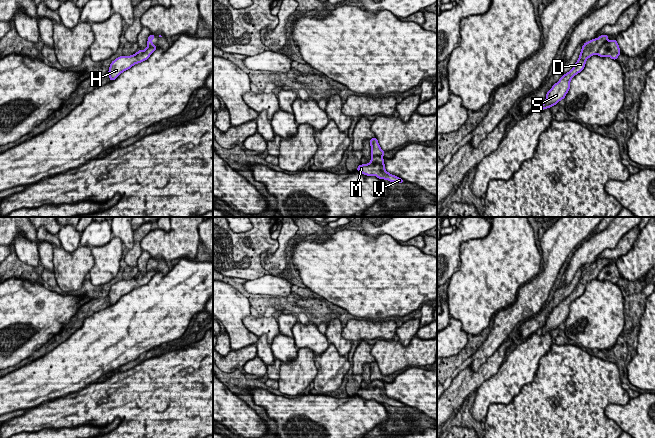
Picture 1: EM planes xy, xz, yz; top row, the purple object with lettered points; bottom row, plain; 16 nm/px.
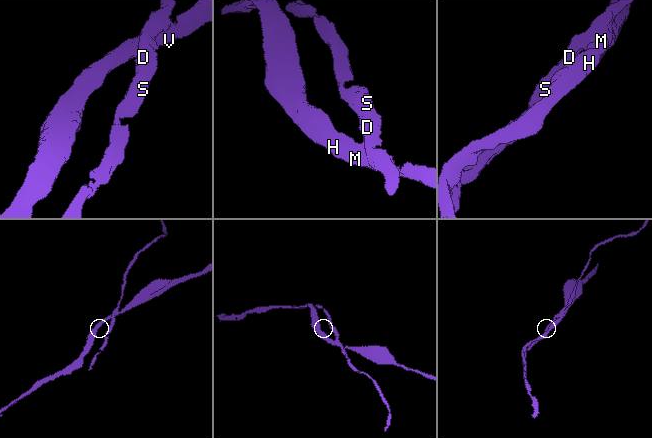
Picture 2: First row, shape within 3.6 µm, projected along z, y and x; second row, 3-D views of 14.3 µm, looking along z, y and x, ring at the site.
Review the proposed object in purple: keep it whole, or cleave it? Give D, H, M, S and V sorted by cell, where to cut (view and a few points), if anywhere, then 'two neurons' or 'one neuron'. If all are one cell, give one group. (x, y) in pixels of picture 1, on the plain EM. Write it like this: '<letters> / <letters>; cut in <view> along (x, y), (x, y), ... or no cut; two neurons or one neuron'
D S / H M V; cut in yz along (606, 265), (596, 277); two neurons

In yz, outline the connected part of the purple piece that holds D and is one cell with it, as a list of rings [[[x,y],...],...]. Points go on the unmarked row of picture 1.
[[[599,259],[598,262],[592,263],[583,268],[581,277],[574,291],[569,296],[565,297],[547,316],[546,324],[540,330],[543,335],[546,332],[551,332],[565,322],[570,313],[571,303],[584,293],[586,284],[592,279],[597,278],[601,269],[606,266],[608,262],[608,259]]]

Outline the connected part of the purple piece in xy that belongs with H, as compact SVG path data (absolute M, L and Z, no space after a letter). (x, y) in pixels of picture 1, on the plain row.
M152 269L145 274L138 274L137 277L131 280L122 279L116 282L109 291L108 299L110 305L115 304L122 296L130 293L135 288L146 285L157 272L156 269Z

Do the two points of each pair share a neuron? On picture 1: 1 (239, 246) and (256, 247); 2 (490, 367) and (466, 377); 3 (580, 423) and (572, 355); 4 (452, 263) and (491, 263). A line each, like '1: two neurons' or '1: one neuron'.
1: one neuron
2: one neuron
3: one neuron
4: two neurons

